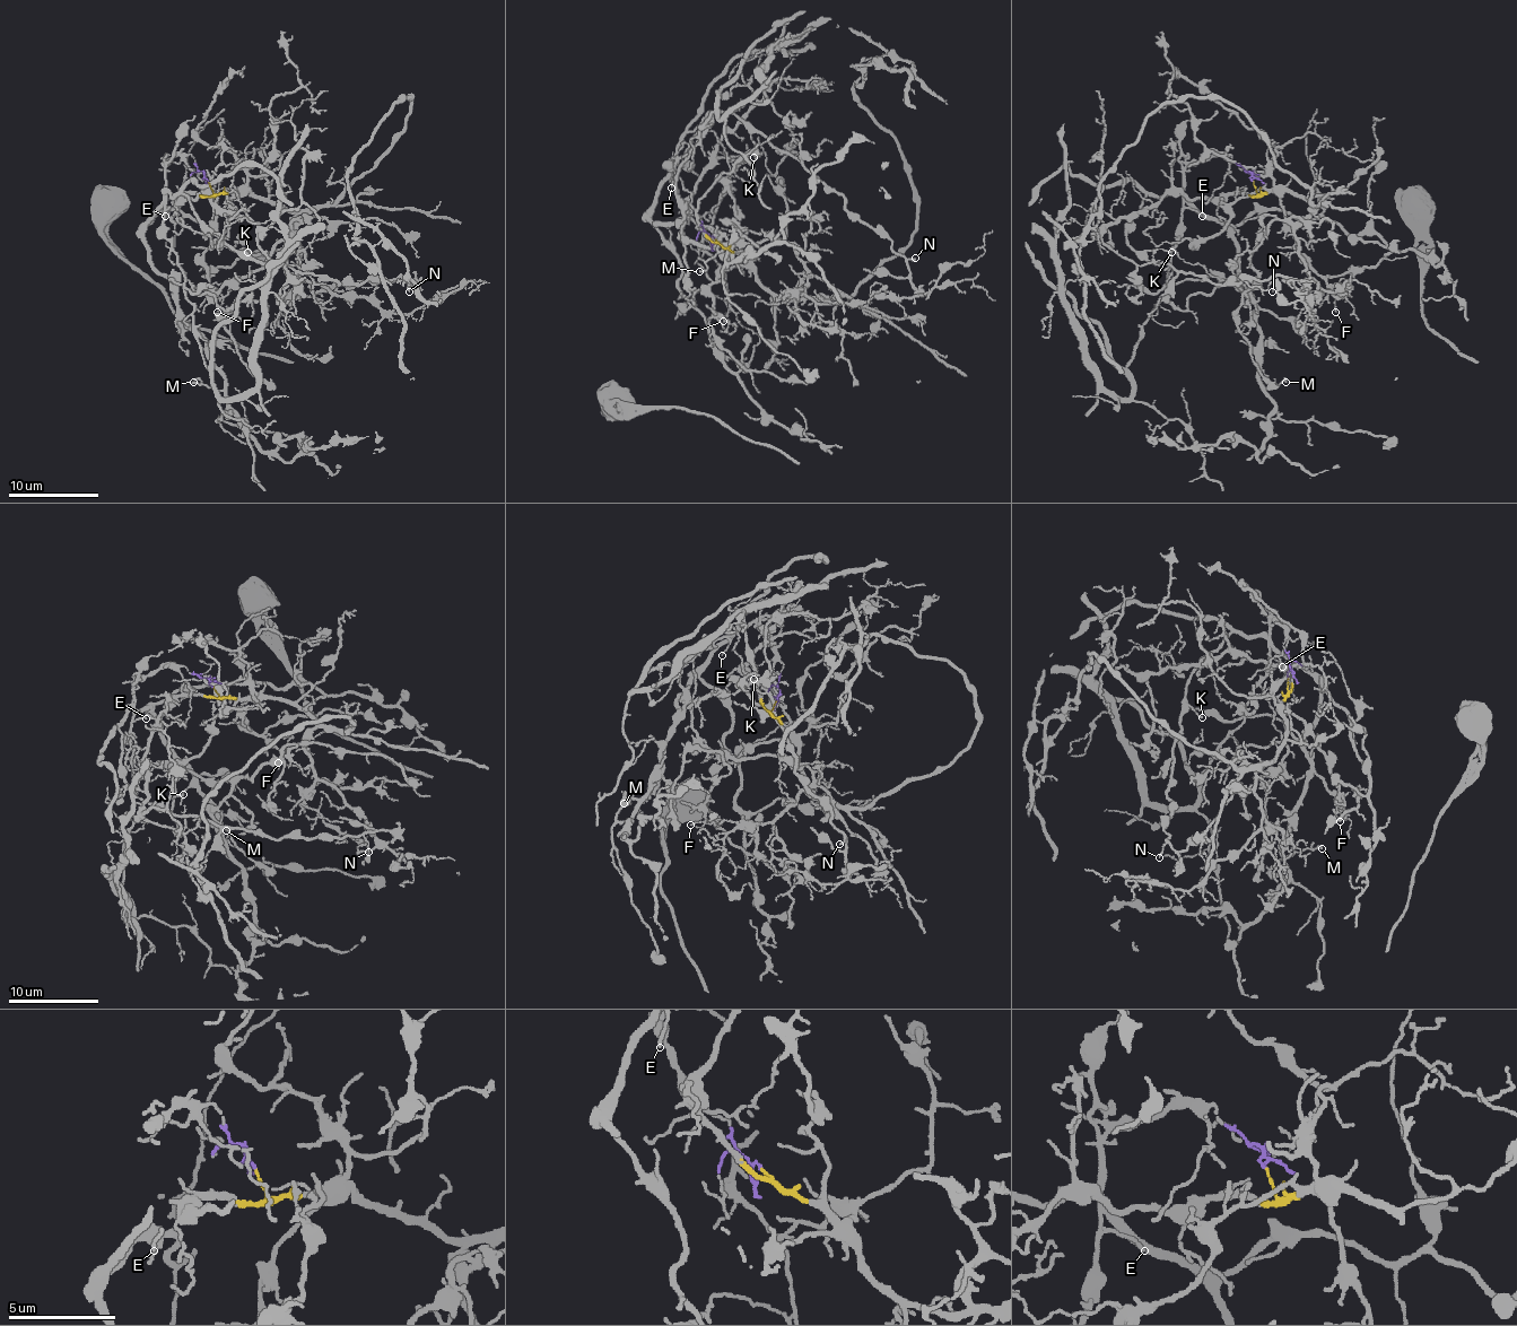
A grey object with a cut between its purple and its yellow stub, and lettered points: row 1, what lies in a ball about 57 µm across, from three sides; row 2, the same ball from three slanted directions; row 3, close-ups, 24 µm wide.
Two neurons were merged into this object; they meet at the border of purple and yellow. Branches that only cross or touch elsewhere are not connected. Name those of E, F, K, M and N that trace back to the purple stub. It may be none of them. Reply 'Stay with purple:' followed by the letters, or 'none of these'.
Stay with purple: E, K, M, N

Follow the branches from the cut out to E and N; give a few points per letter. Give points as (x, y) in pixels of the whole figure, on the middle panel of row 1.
E: (713, 237), (679, 197), (672, 169), (672, 188)
N: (713, 237), (672, 165), (688, 131), (733, 113), (916, 258)

